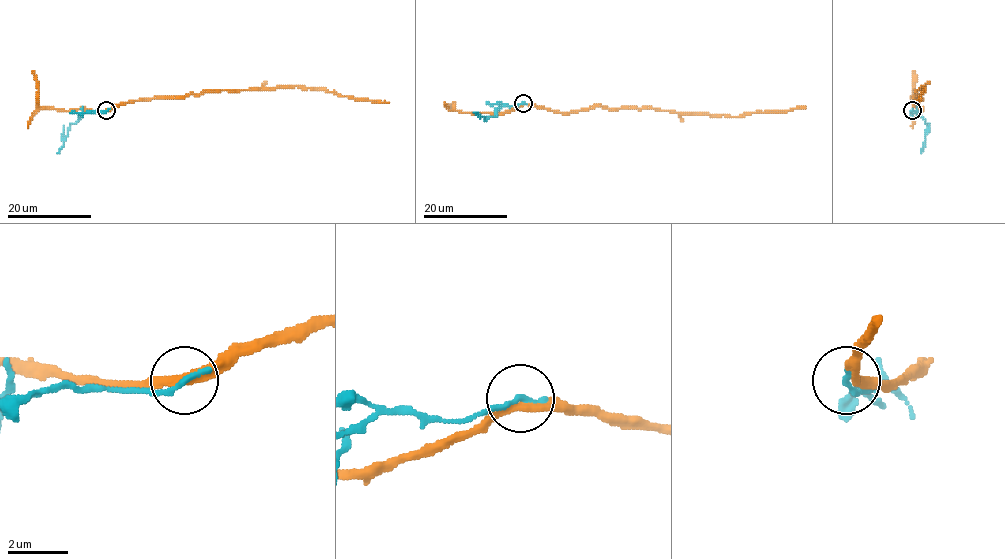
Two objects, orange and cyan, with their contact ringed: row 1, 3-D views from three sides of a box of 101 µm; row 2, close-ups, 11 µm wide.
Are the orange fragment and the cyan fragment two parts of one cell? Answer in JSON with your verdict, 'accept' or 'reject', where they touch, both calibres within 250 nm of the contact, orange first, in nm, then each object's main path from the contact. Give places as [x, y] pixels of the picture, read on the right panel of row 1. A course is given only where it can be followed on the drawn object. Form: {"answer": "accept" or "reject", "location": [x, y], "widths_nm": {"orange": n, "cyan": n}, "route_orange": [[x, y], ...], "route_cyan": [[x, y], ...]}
{"answer": "reject", "location": [912, 110], "widths_nm": {"orange": 300, "cyan": 240}, "route_orange": [[912, 110], [921, 99], [914, 96], [916, 90], [923, 86], [915, 103]], "route_cyan": [[912, 110], [929, 125], [920, 153]]}

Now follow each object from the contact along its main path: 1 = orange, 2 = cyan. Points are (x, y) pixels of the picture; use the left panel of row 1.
1: (106, 110), (137, 100), (201, 94), (208, 90), (295, 86), (327, 89), (338, 94), (388, 103)
2: (106, 110), (80, 114), (69, 125), (64, 146), (58, 153)

